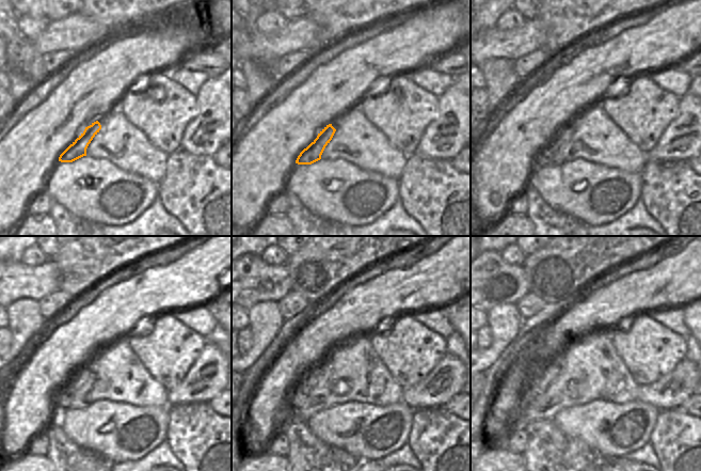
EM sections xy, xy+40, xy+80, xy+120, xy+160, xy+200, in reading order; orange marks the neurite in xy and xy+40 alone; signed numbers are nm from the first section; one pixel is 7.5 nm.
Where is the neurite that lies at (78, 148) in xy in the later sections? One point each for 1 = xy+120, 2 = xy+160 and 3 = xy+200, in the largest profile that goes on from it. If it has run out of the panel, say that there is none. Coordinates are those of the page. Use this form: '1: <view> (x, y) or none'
1: xy+120 (61, 398)
2: xy+160 (298, 393)
3: xy+200 (529, 393)

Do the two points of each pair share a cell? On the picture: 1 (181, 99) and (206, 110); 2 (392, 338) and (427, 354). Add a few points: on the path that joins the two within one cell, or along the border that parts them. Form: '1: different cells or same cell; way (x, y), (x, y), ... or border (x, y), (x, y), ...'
1: different cells; border (195, 96), (196, 115), (185, 128)
2: same cell; way (400, 346), (418, 351)

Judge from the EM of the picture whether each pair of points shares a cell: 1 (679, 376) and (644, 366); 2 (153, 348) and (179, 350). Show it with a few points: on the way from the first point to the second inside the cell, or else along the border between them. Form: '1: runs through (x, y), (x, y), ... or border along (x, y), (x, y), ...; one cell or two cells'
1: border along (685, 358), (671, 371), (647, 385); two cells
2: runs through (159, 349), (173, 349); one cell

